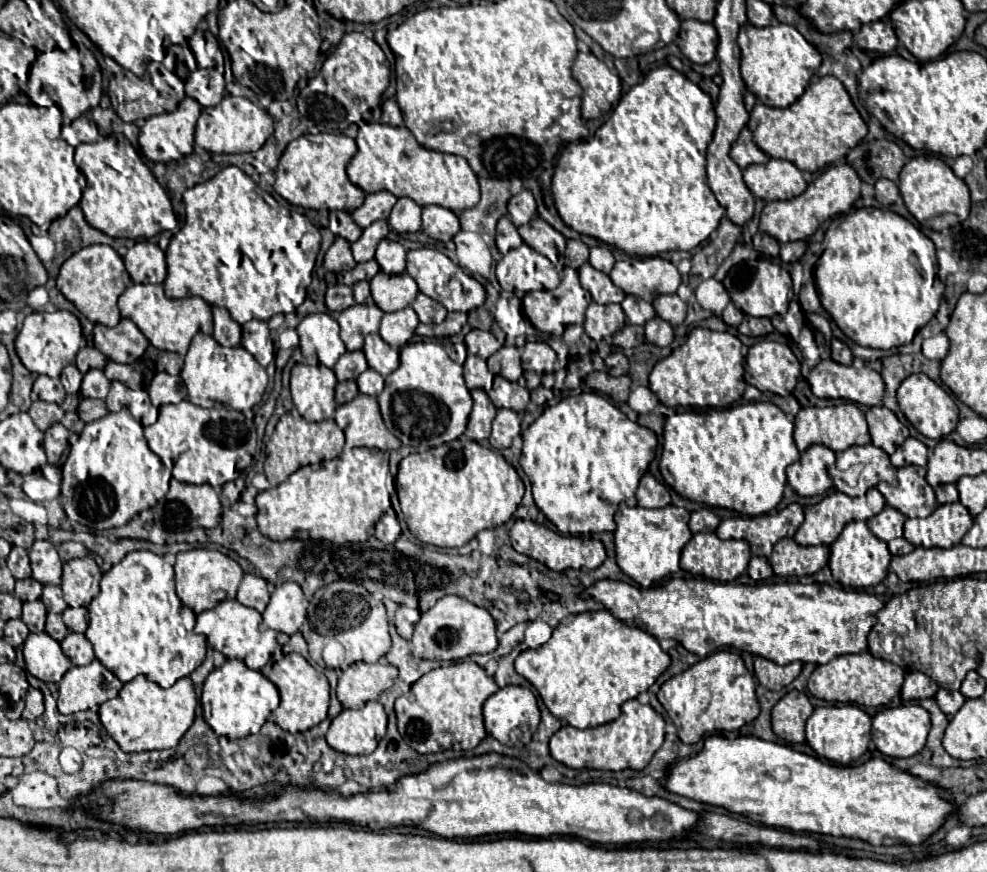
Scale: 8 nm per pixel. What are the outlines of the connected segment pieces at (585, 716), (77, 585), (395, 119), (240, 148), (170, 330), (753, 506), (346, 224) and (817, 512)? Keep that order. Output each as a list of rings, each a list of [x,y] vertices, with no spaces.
[[[606,610],[576,614],[552,632],[552,638],[534,650],[524,650],[514,662],[516,672],[524,676],[540,694],[546,708],[562,722],[574,728],[594,728],[612,722],[620,716],[620,706],[646,692],[656,678],[670,666],[670,656],[660,648],[658,640],[640,628],[630,628]]]
[[[90,556],[66,562],[62,574],[62,592],[66,604],[72,608],[78,606],[86,608],[90,600],[100,592],[98,588],[100,578],[102,578],[102,570]]]
[[[387,99],[381,104],[382,122],[390,126],[402,126],[402,113],[395,99]]]
[[[224,96],[224,100],[218,106],[202,108],[202,114],[196,124],[196,144],[214,154],[256,152],[272,132],[274,124],[266,110],[252,104],[248,98]]]
[[[132,284],[124,290],[124,294],[118,298],[118,308],[122,318],[132,320],[140,332],[148,338],[148,342],[160,350],[178,352],[184,356],[188,352],[190,340],[196,332],[212,334],[212,310],[210,306],[198,298],[182,298],[182,300],[170,300],[164,296],[164,288],[160,284]]]
[[[750,402],[744,406],[709,408],[700,412],[678,412],[664,420],[664,442],[660,454],[660,474],[664,482],[682,498],[712,508],[734,508],[742,516],[760,516],[778,506],[786,486],[786,466],[800,458],[792,438],[794,424],[772,402]]]
[[[334,210],[330,212],[330,226],[334,236],[340,236],[344,240],[348,240],[350,244],[356,242],[362,234],[362,228],[352,220],[352,216],[348,212],[342,212],[342,210]]]
[[[870,488],[862,497],[853,498],[842,494],[842,492],[832,492],[824,500],[820,500],[818,504],[808,506],[804,510],[806,518],[804,518],[802,526],[798,528],[798,532],[794,534],[794,540],[802,546],[818,546],[818,544],[830,546],[840,536],[840,532],[844,530],[844,526],[848,522],[867,522],[872,516],[882,512],[884,506],[886,506],[884,496],[876,488]]]

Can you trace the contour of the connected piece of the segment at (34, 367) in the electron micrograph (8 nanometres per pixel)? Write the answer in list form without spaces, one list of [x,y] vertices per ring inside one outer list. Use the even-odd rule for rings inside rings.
[[[68,310],[56,312],[32,312],[26,316],[20,334],[16,336],[16,354],[20,356],[22,364],[32,374],[44,374],[50,378],[60,378],[60,372],[66,364],[72,364],[80,344],[82,344],[82,328],[78,318]]]

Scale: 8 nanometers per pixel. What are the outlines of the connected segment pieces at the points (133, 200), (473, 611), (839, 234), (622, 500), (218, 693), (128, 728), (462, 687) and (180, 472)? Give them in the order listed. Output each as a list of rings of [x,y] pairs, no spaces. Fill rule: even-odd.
[[[124,134],[102,136],[98,142],[80,144],[74,160],[86,176],[80,208],[90,226],[114,238],[152,238],[162,230],[176,228],[170,198]]]
[[[444,596],[432,606],[428,612],[422,614],[420,622],[414,626],[414,636],[410,640],[410,650],[414,658],[428,658],[428,660],[460,660],[468,654],[490,654],[498,646],[496,638],[496,624],[494,618],[474,604],[458,596]]]
[[[860,208],[846,216],[838,216],[832,220],[822,244],[825,248],[814,272],[820,302],[838,328],[856,344],[880,350],[904,346],[939,309],[945,285],[936,278],[932,268],[926,268],[926,272],[918,270],[920,261],[925,261],[928,266],[936,263],[935,245],[912,222],[892,210]]]
[[[596,392],[570,396],[550,406],[522,432],[522,470],[532,484],[536,506],[562,534],[614,532],[614,512],[620,504],[636,506],[636,486],[656,454],[658,440],[652,430],[632,422],[616,406]]]
[[[226,660],[222,668],[216,668],[210,672],[210,676],[206,678],[202,690],[202,706],[210,708],[210,720],[206,720],[210,724],[210,728],[226,738],[246,738],[250,734],[260,732],[262,724],[266,722],[266,718],[270,716],[270,712],[274,712],[278,708],[280,696],[278,696],[278,688],[258,670],[250,670],[242,660]]]
[[[136,676],[122,686],[116,698],[106,700],[100,706],[100,722],[124,752],[166,750],[174,748],[184,732],[192,726],[194,710],[196,694],[190,678],[182,678],[172,688],[164,690],[146,676]]]
[[[460,660],[449,666],[430,670],[412,684],[410,692],[402,694],[396,700],[394,710],[398,718],[398,732],[402,734],[406,744],[418,754],[432,754],[444,750],[474,750],[480,740],[486,738],[482,704],[496,690],[498,686],[494,678],[490,678],[484,668],[470,660]]]
[[[184,400],[159,408],[158,420],[152,426],[146,426],[146,442],[166,466],[178,458],[172,469],[172,477],[176,480],[186,484],[210,484],[216,492],[220,492],[226,482],[236,480],[238,474],[252,462],[256,430],[254,424],[248,422],[246,416],[238,410],[228,410],[224,406],[206,410]],[[209,422],[214,422],[214,436],[204,433],[205,425]]]

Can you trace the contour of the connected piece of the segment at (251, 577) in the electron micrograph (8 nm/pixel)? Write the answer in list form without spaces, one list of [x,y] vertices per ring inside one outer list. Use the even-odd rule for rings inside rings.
[[[244,574],[236,600],[244,606],[258,610],[258,612],[264,612],[268,600],[270,600],[268,582],[262,576],[256,576],[256,574]]]

